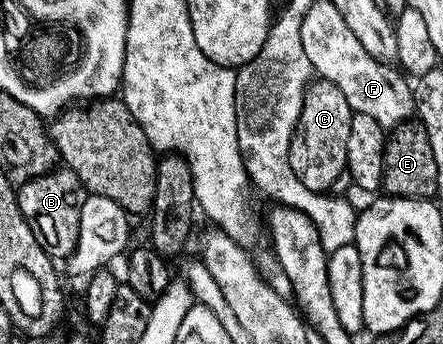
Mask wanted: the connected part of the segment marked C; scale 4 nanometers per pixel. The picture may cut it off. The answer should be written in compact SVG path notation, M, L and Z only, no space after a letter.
M321 78L308 83L289 153L293 173L306 188L327 193L339 178L344 178L352 114L349 101L345 101L345 93L341 93L337 85Z

